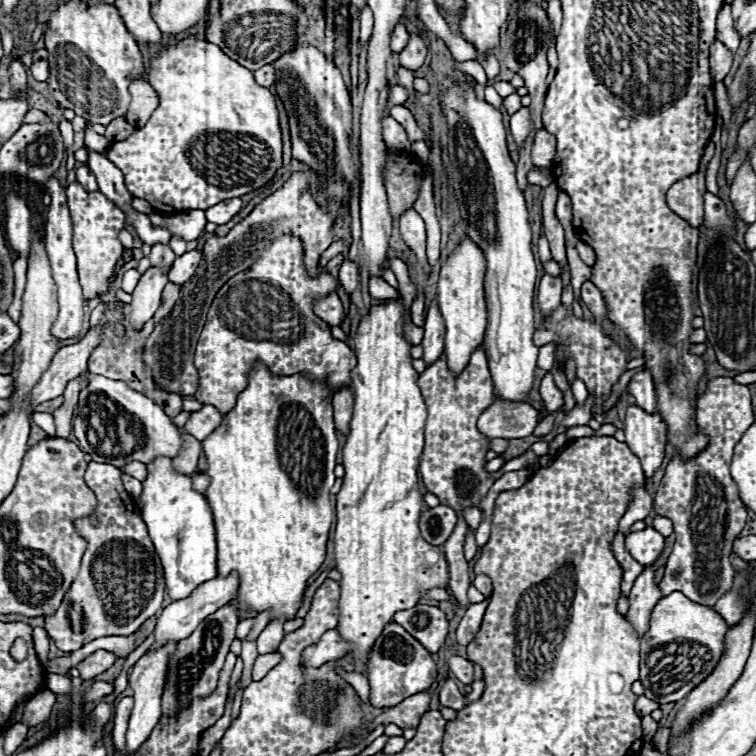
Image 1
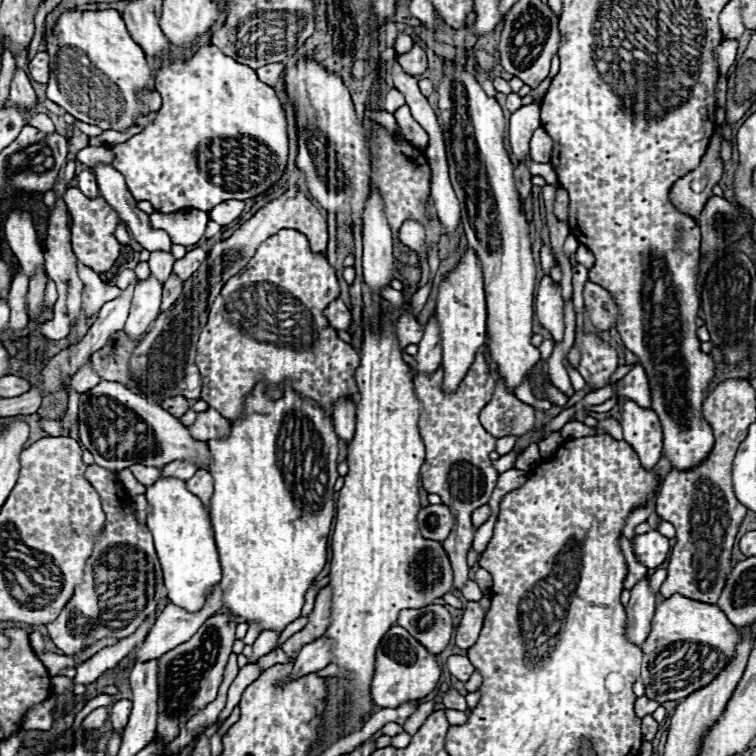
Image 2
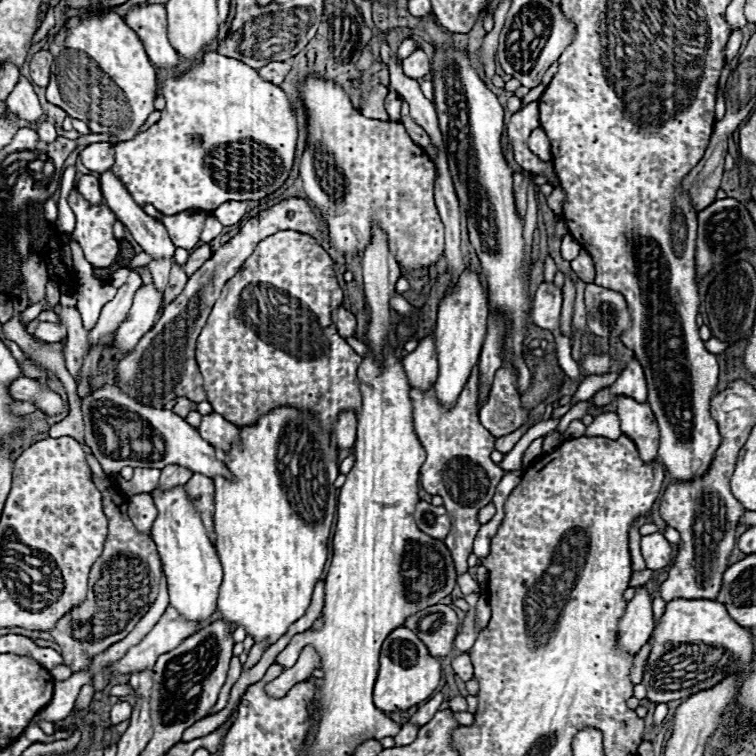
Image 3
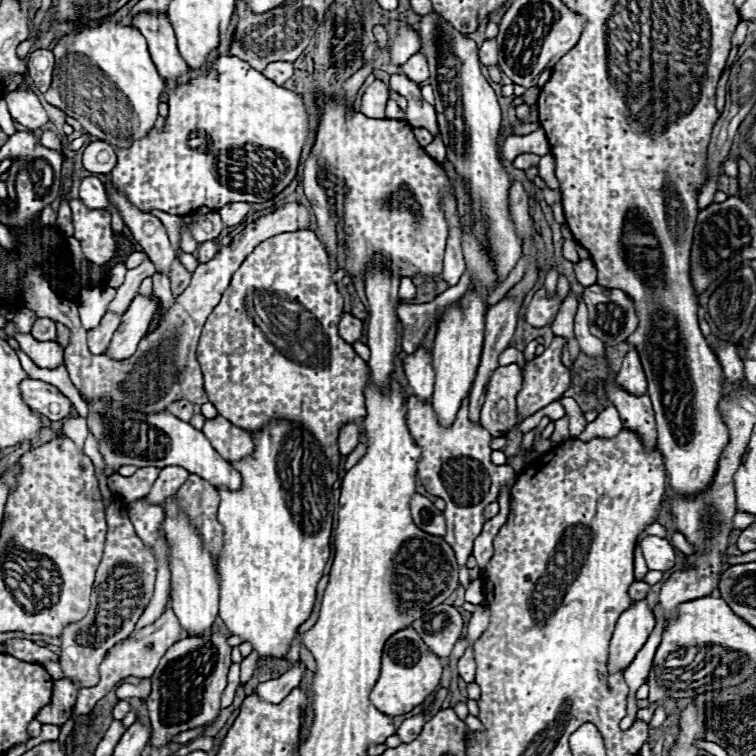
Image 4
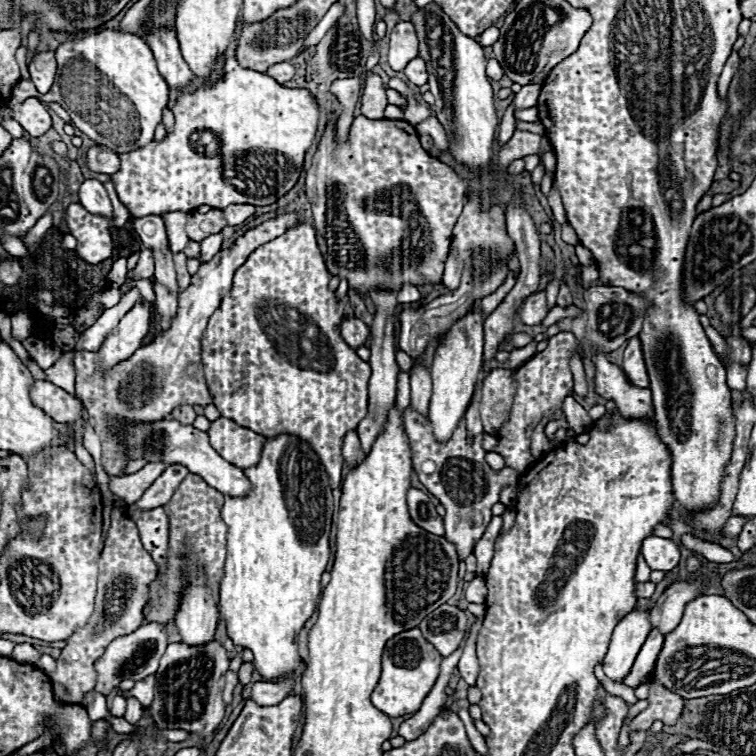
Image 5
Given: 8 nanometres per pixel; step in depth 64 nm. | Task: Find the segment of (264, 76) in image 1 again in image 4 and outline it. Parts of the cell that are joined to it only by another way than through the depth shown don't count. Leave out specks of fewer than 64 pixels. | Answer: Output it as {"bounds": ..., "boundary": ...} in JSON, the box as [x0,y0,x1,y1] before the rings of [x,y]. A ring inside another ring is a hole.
{"bounds":[264,62,294,84],"boundary":[[[272,62],[264,68],[264,76],[268,76],[270,80],[276,80],[276,84],[284,84],[290,76],[292,76],[294,68],[290,62]]]}

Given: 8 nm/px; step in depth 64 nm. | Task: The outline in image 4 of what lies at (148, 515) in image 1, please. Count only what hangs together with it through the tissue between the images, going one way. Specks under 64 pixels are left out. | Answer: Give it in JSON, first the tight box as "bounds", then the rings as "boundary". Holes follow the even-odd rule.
{"bounds":[160,496,220,636],"boundary":[[[174,496],[160,504],[166,512],[166,520],[162,522],[162,532],[170,544],[170,570],[172,570],[172,610],[178,616],[180,626],[184,632],[194,636],[206,636],[212,630],[212,624],[218,616],[218,590],[220,590],[220,576],[216,572],[214,560],[204,550],[204,544],[192,528],[190,520],[180,512]]]}

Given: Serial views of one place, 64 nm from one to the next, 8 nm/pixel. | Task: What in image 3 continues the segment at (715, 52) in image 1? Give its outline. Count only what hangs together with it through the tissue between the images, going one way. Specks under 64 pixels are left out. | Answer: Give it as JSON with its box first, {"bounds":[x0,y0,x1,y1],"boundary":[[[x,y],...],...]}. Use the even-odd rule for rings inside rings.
{"bounds":[724,30,742,60],"boundary":[[[734,30],[734,32],[730,34],[730,40],[728,40],[728,44],[726,44],[726,50],[724,50],[724,56],[726,56],[726,60],[730,60],[730,58],[734,58],[734,56],[738,54],[738,48],[740,48],[740,44],[742,44],[742,30]]]}

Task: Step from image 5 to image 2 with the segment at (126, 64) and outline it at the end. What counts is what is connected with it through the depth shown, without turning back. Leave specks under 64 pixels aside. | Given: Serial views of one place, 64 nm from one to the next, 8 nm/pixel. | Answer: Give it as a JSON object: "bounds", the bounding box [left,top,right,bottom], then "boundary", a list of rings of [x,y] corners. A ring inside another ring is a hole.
{"bounds":[46,10,152,132],"boundary":[[[116,10],[62,14],[46,38],[46,46],[52,56],[46,96],[76,120],[98,126],[100,130],[126,132],[136,126],[136,118],[148,112],[148,106],[138,94],[152,88],[152,70]]]}

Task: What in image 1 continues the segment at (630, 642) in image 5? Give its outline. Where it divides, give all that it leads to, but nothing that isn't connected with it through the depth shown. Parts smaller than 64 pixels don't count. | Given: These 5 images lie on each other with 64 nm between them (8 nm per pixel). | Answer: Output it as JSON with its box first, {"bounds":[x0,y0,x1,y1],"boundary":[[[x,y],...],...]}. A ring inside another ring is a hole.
{"bounds":[626,568,662,638],"boundary":[[[644,568],[644,572],[636,578],[634,588],[628,596],[630,600],[630,610],[626,614],[628,622],[636,630],[636,634],[642,638],[644,632],[648,630],[650,614],[656,602],[662,598],[662,592],[654,584],[654,568]]]}

